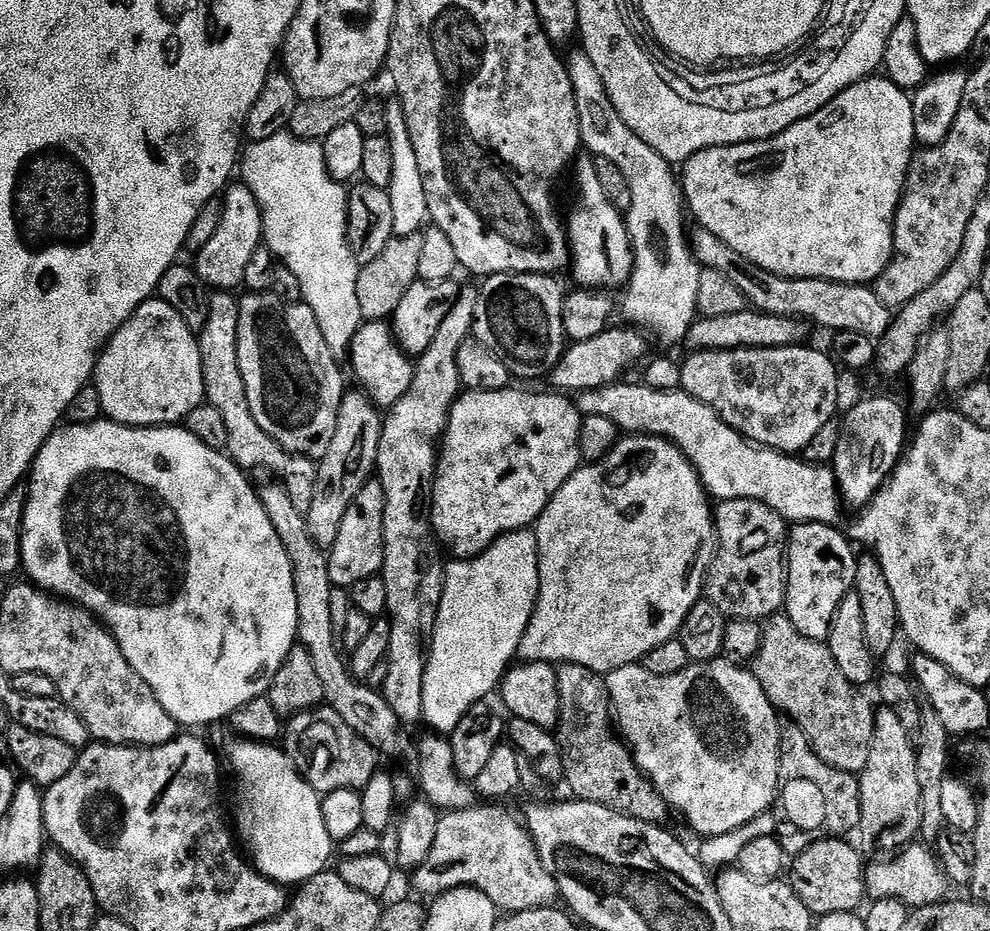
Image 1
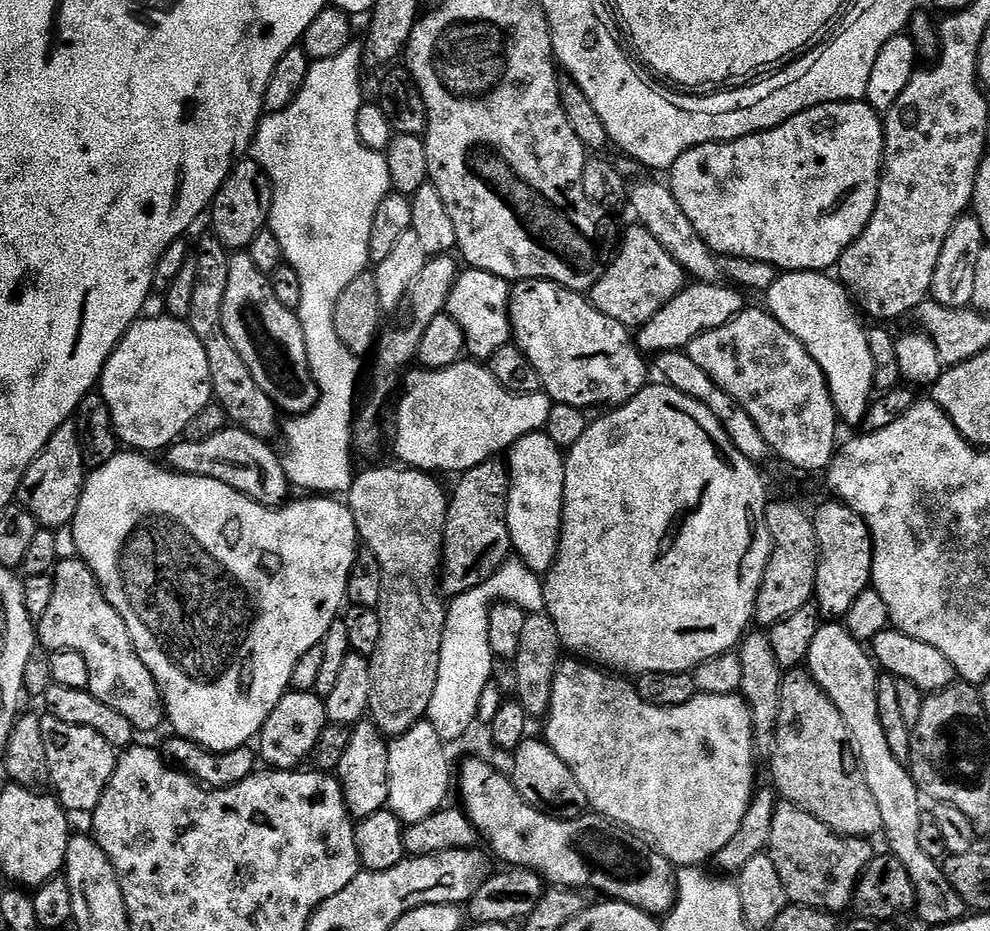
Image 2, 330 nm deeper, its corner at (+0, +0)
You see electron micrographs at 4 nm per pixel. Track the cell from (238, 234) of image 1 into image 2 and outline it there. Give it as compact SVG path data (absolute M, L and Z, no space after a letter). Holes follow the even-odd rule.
M251 158L241 159L232 168L232 173L222 182L218 194L212 199L210 217L211 231L224 247L229 250L247 249L256 235L265 231L270 224L272 210L272 181L261 170L260 165Z

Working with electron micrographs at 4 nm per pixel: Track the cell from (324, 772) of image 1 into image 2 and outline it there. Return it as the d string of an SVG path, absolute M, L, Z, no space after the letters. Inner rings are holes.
M289 690L284 697L270 710L270 718L262 726L258 737L258 756L265 765L276 770L296 770L301 767L303 760L307 761L316 749L318 738L324 727L329 724L328 715L324 709L324 700L315 691L298 692Z

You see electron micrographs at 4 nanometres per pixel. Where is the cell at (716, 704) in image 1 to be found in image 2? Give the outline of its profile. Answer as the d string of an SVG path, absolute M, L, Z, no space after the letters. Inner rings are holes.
M568 658L561 663L556 670L556 677L552 683L552 697L548 703L548 715L542 733L543 739L570 766L574 778L578 778L578 786L582 786L582 791L586 793L589 809L593 813L605 816L607 820L614 821L615 824L621 824L629 832L635 832L641 837L647 838L655 847L671 860L673 865L682 868L691 868L693 866L704 866L720 852L734 834L742 826L742 818L746 818L746 810L752 802L756 784L756 755L758 749L756 746L756 731L752 729L752 709L748 707L748 701L743 696L737 694L698 694L690 698L690 702L682 702L682 706L654 706L646 702L636 689L635 683L631 679L621 678L616 674L609 674L596 666L589 666L583 659Z

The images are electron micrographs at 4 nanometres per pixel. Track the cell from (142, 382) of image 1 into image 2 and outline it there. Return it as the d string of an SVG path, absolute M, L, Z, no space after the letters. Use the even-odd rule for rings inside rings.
M167 314L152 316L149 320L141 318L128 329L104 364L98 391L110 410L119 443L141 454L156 454L152 452L177 443L183 437L186 426L190 426L194 414L214 400L210 362L206 362L206 350L202 350L198 334L194 334L187 322Z

